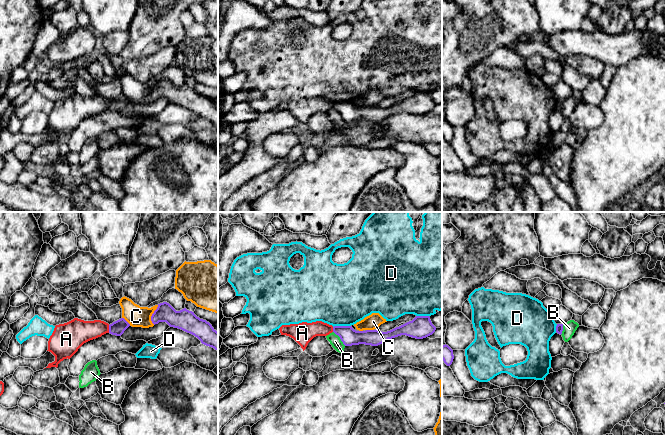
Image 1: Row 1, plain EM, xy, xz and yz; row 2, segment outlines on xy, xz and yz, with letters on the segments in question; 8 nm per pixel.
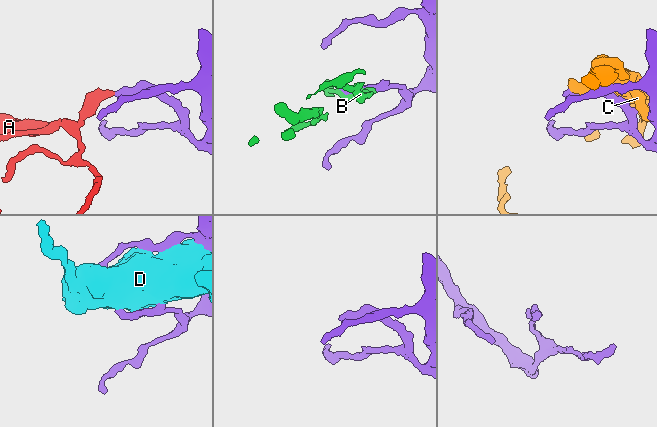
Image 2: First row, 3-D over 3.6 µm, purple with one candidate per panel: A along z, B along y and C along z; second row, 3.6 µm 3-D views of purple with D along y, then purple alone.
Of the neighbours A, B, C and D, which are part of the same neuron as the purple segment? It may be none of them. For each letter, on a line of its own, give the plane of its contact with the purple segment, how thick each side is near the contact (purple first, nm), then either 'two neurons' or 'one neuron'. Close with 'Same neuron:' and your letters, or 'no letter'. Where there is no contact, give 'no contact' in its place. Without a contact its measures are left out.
A: contact in xy; calibres 120 and 200 nm; two neurons
B: contact in xz; calibres 140 and 90 nm; two neurons
C: contact in xy; calibres 150 and 170 nm; two neurons
D: contact in xz; calibres 140 and 500 nm; two neurons
Same neuron: no letter

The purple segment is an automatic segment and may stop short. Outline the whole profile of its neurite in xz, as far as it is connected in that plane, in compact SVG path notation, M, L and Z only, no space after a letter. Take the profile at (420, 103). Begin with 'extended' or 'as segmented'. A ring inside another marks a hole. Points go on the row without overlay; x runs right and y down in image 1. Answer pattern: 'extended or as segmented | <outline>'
as segmented | M416 92L409 97L390 107L378 106L356 107L352 102L334 102L333 108L338 111L345 122L371 121L378 122L388 115L406 111L416 115L423 115L432 111L436 103L432 100L429 92Z

